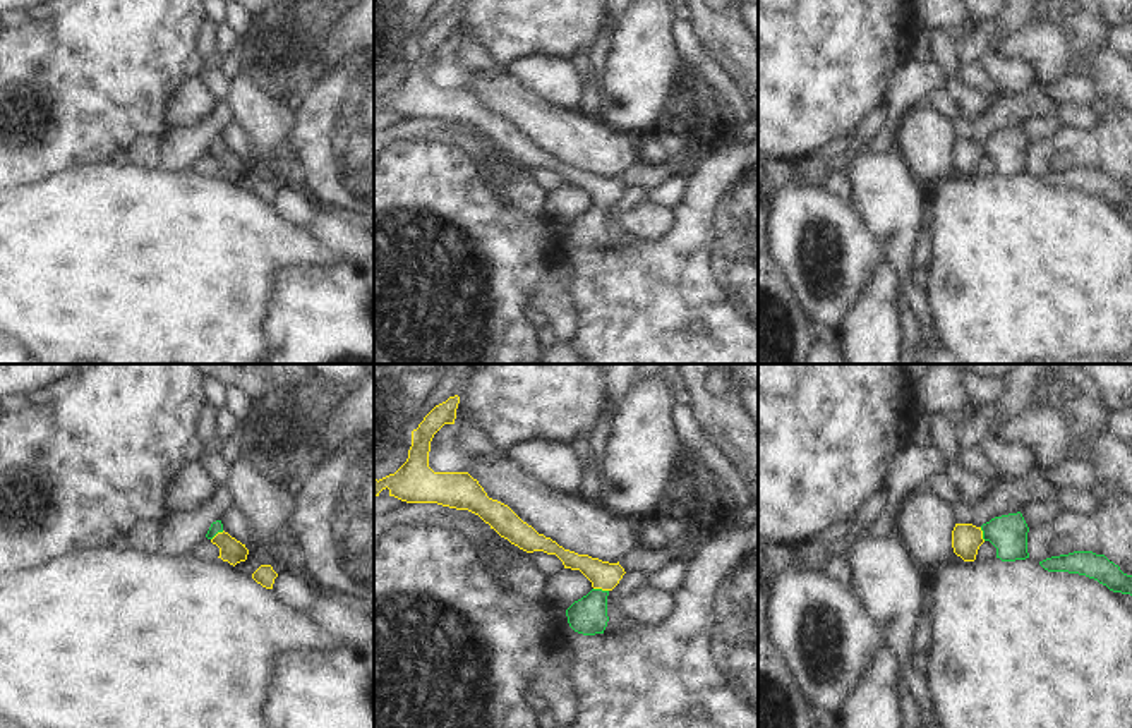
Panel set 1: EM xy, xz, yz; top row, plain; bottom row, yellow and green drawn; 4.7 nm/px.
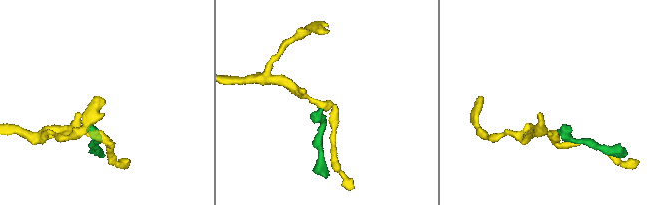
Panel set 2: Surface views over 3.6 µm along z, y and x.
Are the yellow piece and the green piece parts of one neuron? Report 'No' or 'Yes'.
Yes.

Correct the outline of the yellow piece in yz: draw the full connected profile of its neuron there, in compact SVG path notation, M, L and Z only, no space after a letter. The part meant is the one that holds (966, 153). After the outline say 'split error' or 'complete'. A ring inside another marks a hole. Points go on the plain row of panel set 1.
M1021 127L995 132L976 143L972 139L955 139L952 146L952 163L964 177L974 177L979 161L990 156L997 163L997 173L1015 177L1029 173L1029 143Z; split error

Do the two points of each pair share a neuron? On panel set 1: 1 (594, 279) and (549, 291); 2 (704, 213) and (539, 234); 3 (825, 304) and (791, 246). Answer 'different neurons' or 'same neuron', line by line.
1: different neurons
2: different neurons
3: same neuron

